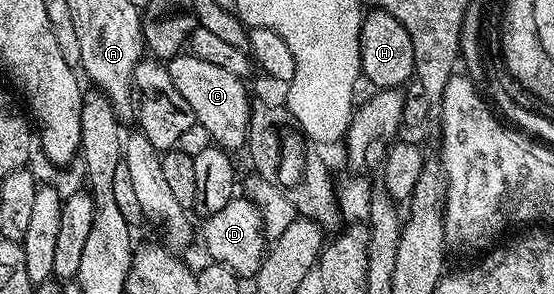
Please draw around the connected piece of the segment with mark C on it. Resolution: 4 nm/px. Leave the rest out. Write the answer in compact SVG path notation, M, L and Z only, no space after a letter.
M190 53L176 55L166 64L166 68L181 97L185 97L193 108L195 122L209 129L212 140L231 153L235 153L238 147L239 150L246 148L253 106L253 99L247 96L248 84L238 75L221 69L221 65L209 65L209 61Z

